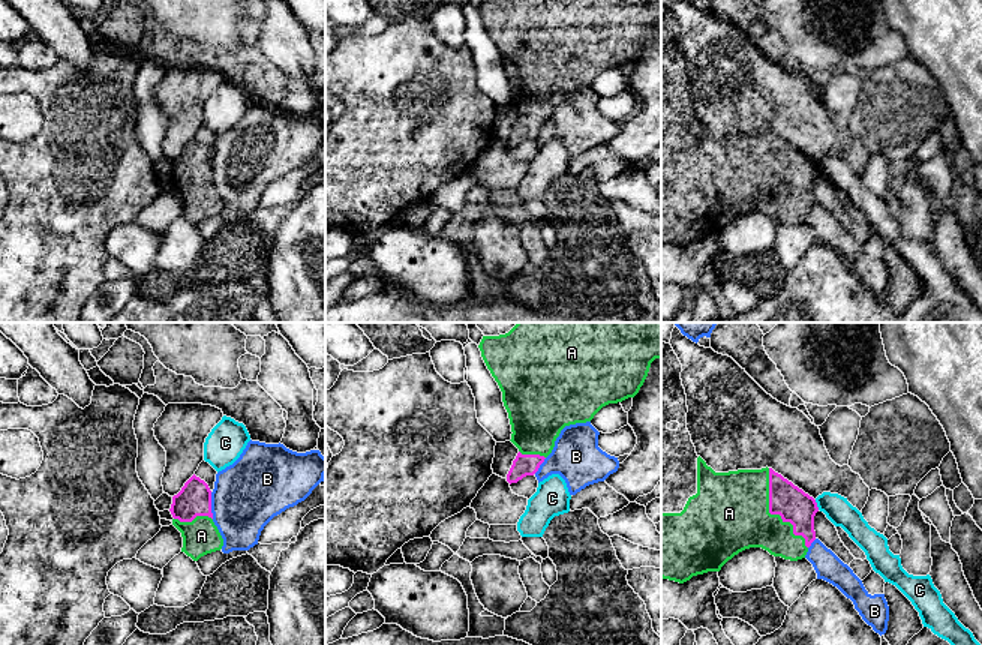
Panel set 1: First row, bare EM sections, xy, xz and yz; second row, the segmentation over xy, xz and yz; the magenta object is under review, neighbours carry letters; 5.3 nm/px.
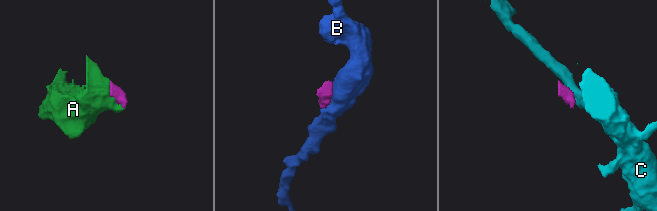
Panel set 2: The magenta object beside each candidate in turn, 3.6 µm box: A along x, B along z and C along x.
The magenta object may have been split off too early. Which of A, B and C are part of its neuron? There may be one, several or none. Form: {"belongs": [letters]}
{"belongs": ["A"]}

